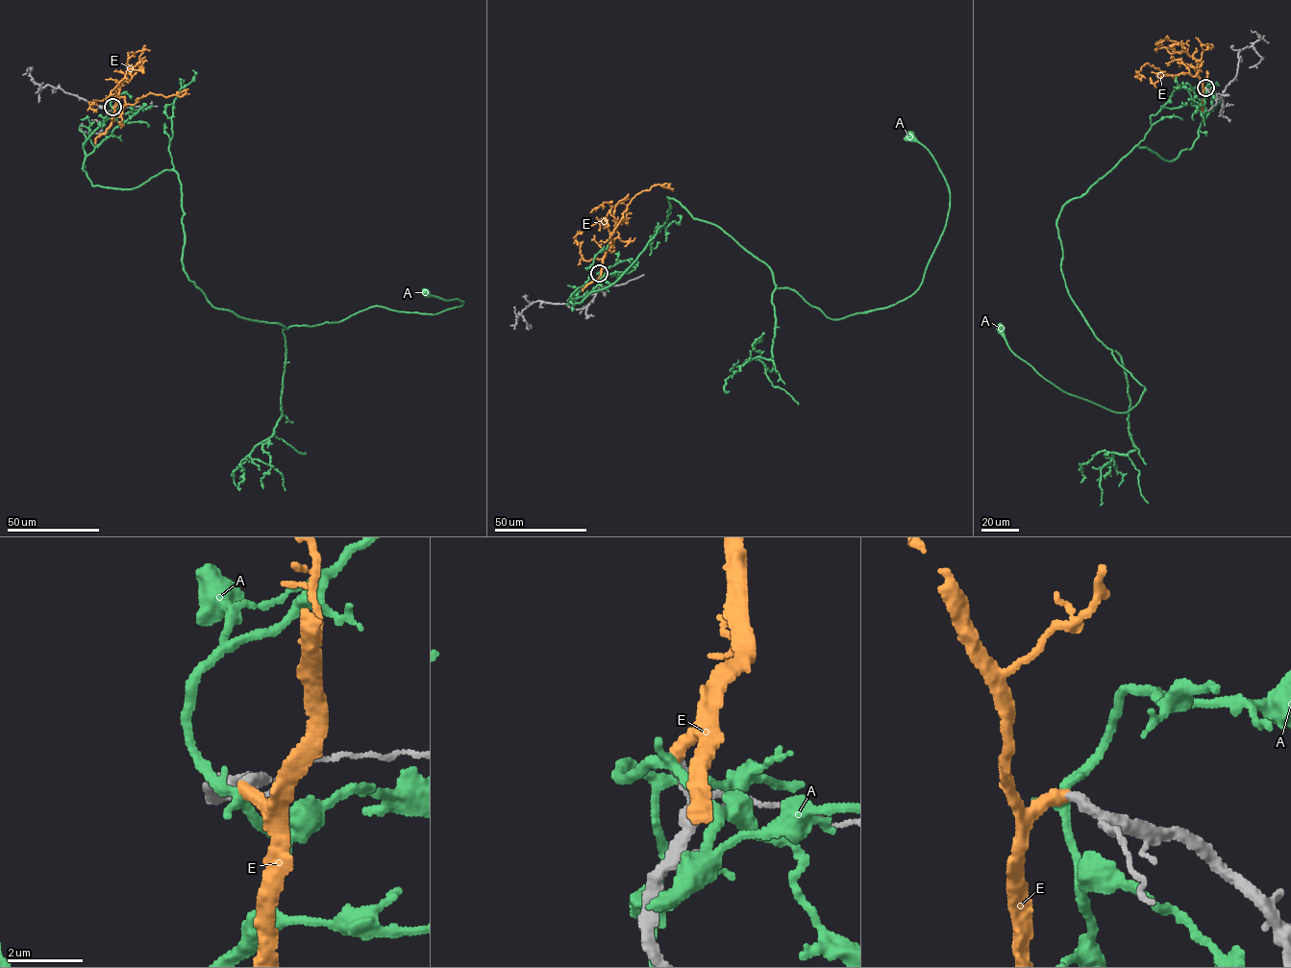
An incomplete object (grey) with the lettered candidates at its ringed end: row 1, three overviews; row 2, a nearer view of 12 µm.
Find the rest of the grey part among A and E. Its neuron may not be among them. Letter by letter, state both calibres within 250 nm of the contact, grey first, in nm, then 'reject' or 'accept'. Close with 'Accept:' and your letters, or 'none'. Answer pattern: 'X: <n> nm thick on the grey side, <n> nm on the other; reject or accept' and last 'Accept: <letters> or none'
A: 320 nm thick on the grey side, 280 nm on the other; reject
E: 320 nm thick on the grey side, 320 nm on the other; accept
Accept: E

